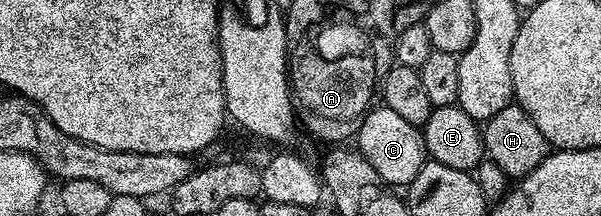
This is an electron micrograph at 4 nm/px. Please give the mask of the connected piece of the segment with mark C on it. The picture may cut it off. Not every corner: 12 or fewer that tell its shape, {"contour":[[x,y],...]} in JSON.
{"contour":[[373,106],[354,143],[380,183],[407,188],[426,161],[421,128]]}

